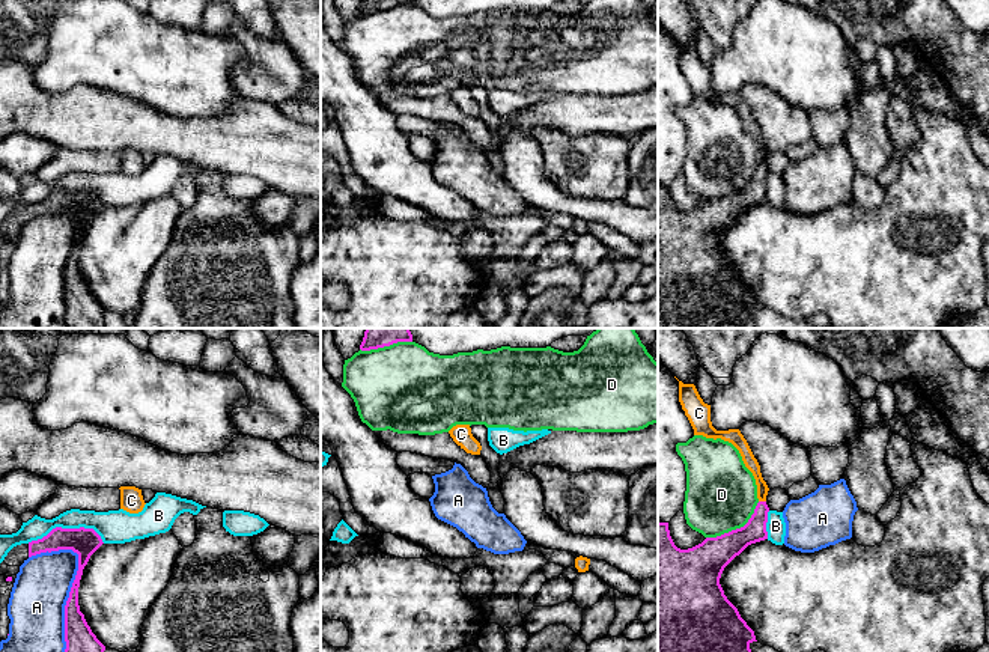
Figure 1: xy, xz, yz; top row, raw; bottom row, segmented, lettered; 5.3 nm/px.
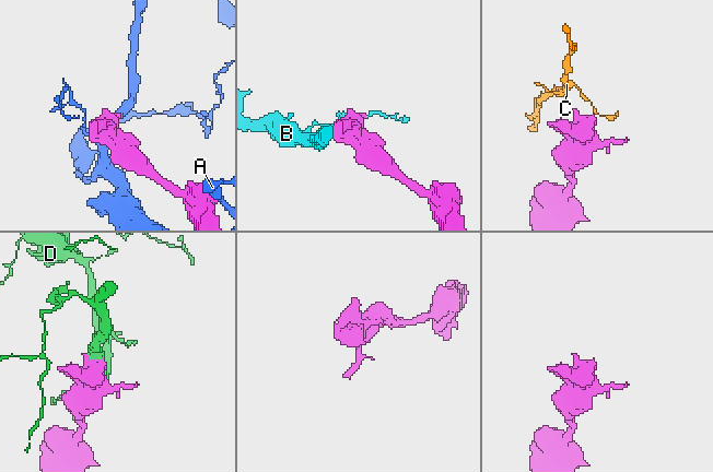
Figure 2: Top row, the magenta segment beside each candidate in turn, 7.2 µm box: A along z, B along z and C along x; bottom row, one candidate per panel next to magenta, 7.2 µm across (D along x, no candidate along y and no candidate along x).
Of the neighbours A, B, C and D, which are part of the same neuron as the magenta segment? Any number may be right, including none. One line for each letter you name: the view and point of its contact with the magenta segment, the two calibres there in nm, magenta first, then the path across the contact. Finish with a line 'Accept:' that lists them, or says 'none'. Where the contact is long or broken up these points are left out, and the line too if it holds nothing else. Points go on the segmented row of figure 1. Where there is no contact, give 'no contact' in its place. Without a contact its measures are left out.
Accept: none

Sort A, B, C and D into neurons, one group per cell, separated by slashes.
A / B / C / D

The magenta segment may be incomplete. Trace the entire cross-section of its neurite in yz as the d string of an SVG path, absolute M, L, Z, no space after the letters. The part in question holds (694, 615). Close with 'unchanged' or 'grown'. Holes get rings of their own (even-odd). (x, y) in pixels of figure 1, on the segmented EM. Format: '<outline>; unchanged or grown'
M759 501L744 527L717 538L706 538L688 550L674 545L668 523L658 523L658 652L751 652L750 644L757 641L754 631L724 595L720 578L724 568L748 545L768 539L768 512L766 501Z; unchanged

